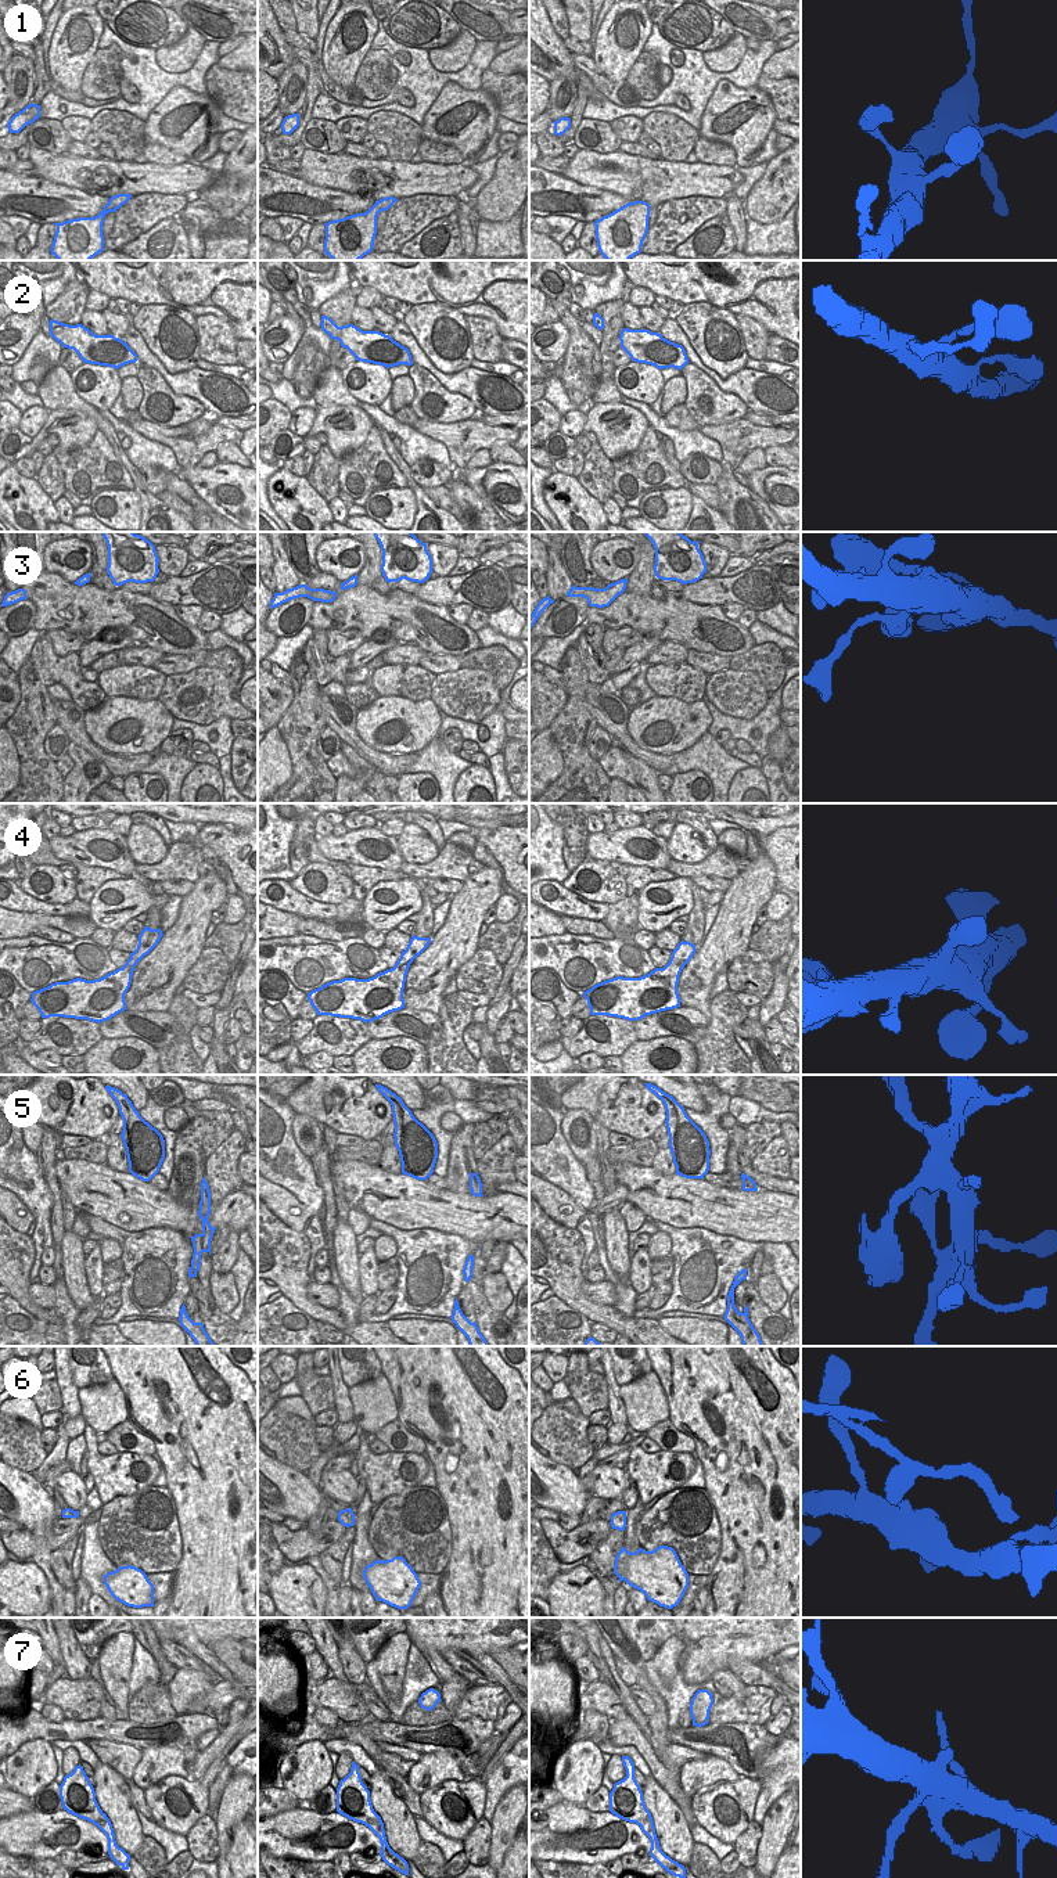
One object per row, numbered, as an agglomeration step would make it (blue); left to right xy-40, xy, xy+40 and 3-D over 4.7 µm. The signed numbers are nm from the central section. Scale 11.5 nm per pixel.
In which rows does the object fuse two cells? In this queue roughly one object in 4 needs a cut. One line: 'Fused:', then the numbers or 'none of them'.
Fused: 3, 6

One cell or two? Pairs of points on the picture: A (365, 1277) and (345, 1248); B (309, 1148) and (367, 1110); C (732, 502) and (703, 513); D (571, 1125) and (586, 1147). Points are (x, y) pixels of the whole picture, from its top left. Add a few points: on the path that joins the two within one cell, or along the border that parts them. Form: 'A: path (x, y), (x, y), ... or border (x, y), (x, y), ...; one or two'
A: border (358, 1255), (358, 1280), (362, 1291); two
B: border (295, 1112), (309, 1115), (323, 1125); two
C: border (714, 508), (725, 517); two
D: path (576, 1130), (582, 1141); one

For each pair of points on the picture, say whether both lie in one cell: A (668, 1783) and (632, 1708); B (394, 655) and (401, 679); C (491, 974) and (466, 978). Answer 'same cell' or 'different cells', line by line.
A: different cells
B: different cells
C: same cell

